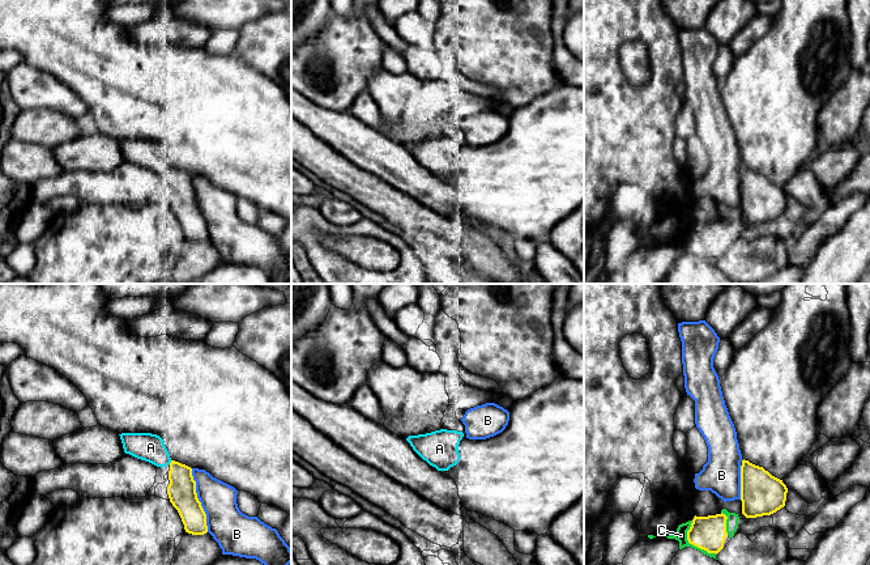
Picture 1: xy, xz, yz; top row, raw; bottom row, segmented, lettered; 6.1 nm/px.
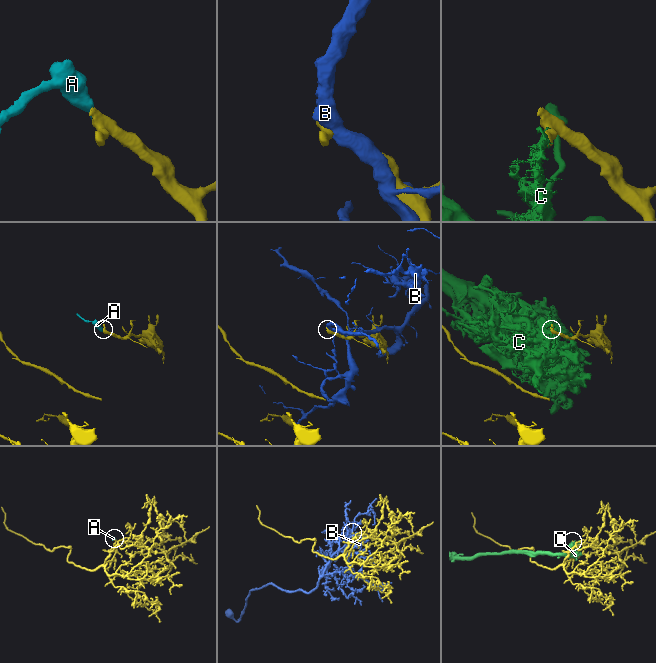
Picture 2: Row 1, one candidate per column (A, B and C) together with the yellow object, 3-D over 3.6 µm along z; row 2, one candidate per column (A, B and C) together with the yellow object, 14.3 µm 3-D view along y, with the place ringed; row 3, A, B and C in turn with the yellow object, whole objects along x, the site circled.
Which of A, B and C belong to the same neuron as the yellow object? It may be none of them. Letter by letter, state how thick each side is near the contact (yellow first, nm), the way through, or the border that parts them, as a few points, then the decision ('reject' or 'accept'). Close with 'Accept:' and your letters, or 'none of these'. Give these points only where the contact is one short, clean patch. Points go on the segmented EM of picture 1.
A: calibres 180 and 180 nm; accept
B: calibres 180 and 240 nm; reject
C: calibres 200 and 80 nm; reject
Accept: A

